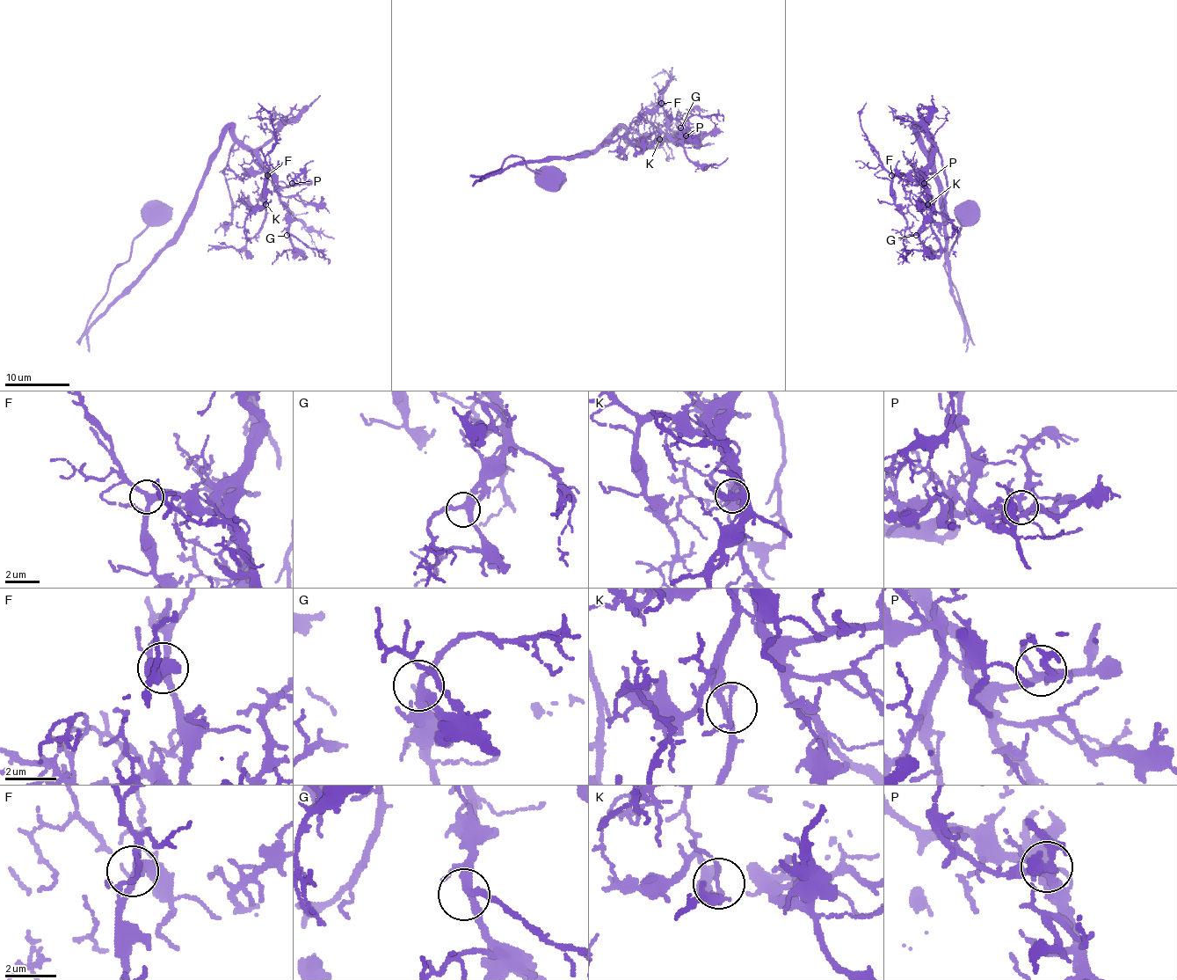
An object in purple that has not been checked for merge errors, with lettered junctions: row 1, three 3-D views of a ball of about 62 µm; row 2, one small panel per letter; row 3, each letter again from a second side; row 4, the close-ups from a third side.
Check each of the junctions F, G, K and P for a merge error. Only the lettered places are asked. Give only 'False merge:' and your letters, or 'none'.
False merge: none

